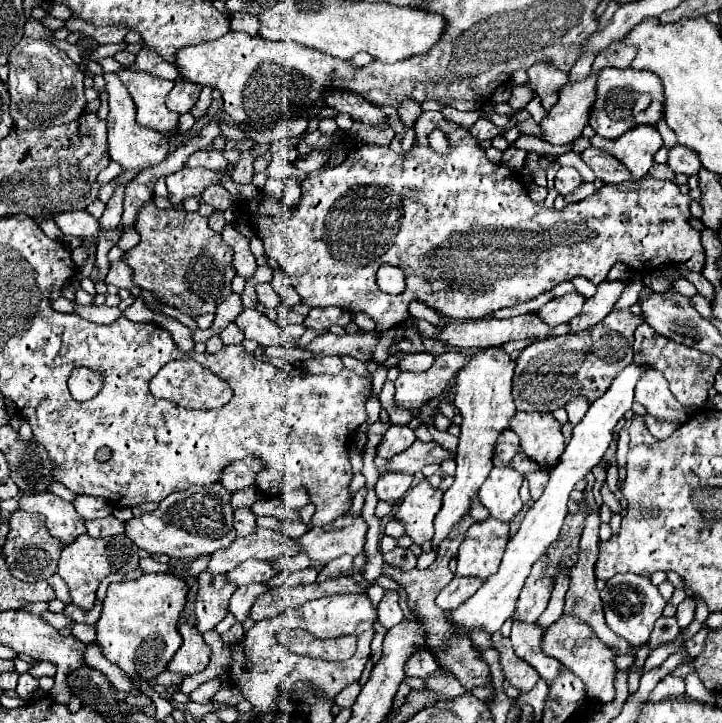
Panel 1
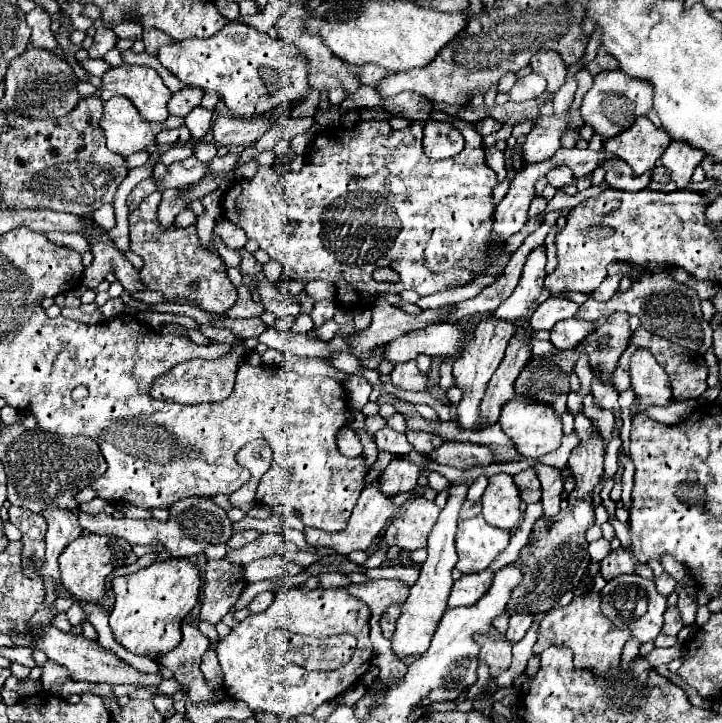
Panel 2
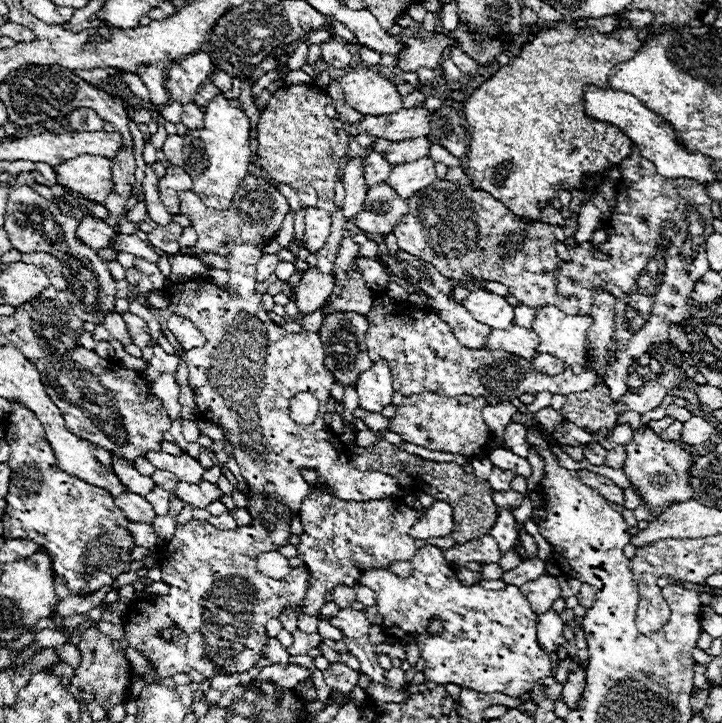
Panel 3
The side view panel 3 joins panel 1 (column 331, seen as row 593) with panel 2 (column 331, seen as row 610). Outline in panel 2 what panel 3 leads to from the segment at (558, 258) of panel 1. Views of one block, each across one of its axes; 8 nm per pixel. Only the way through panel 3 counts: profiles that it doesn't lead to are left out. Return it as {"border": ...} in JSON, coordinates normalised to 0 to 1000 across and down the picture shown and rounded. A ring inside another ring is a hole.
{"border":[[[499,166],[493,174],[488,177],[465,176],[460,180],[449,180],[443,185],[438,185],[438,191],[429,199],[429,207],[424,213],[424,224],[418,230],[418,235],[413,241],[396,241],[388,249],[388,235],[385,230],[357,230],[355,241],[346,249],[335,249],[335,252],[324,252],[319,257],[319,263],[310,271],[310,282],[307,282],[307,299],[316,302],[321,310],[332,313],[343,329],[355,332],[360,337],[363,346],[368,346],[374,351],[374,357],[391,365],[391,380],[388,387],[418,387],[418,390],[429,390],[429,387],[454,387],[465,396],[468,401],[468,420],[488,429],[493,423],[504,423],[504,418],[512,418],[515,412],[521,412],[526,404],[535,401],[573,401],[582,409],[593,409],[601,407],[607,401],[618,401],[618,398],[629,398],[629,393],[634,396],[634,390],[640,393],[643,387],[637,387],[637,382],[648,382],[648,376],[654,376],[654,387],[659,387],[659,382],[665,382],[665,376],[670,376],[679,365],[679,360],[687,357],[690,349],[681,349],[681,354],[676,351],[676,362],[670,362],[670,340],[673,340],[673,329],[681,318],[681,263],[690,254],[687,252],[687,241],[673,230],[670,221],[670,205],[665,199],[665,185],[659,183],[657,172],[651,169],[640,169],[640,166],[626,166],[626,172],[640,183],[640,188],[645,191],[645,205],[620,221],[598,221],[587,213],[584,207],[584,177],[587,169],[571,169],[565,177],[560,180],[543,180],[537,166]],[[521,371],[540,371],[546,373],[554,387],[551,390],[521,390],[515,387],[515,376]]]}

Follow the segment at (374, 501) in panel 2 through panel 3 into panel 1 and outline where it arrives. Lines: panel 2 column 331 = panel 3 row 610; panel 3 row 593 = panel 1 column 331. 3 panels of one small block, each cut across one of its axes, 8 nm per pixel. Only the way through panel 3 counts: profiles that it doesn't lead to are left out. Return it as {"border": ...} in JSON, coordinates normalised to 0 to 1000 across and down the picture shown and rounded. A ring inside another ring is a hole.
{"border":[[[476,711],[460,725],[429,730],[410,750],[416,755],[416,763],[427,766],[435,777],[443,777],[449,783],[474,766],[496,769],[504,761],[507,733],[510,728],[499,714],[488,716],[485,711]]]}

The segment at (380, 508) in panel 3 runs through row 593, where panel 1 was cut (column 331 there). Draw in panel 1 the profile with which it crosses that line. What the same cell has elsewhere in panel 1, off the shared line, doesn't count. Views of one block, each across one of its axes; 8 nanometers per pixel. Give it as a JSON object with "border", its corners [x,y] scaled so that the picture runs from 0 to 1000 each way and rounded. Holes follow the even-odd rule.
{"border":[[[432,426],[421,440],[421,454],[438,462],[457,459],[460,448],[479,448],[485,445],[485,434],[474,426]]]}

